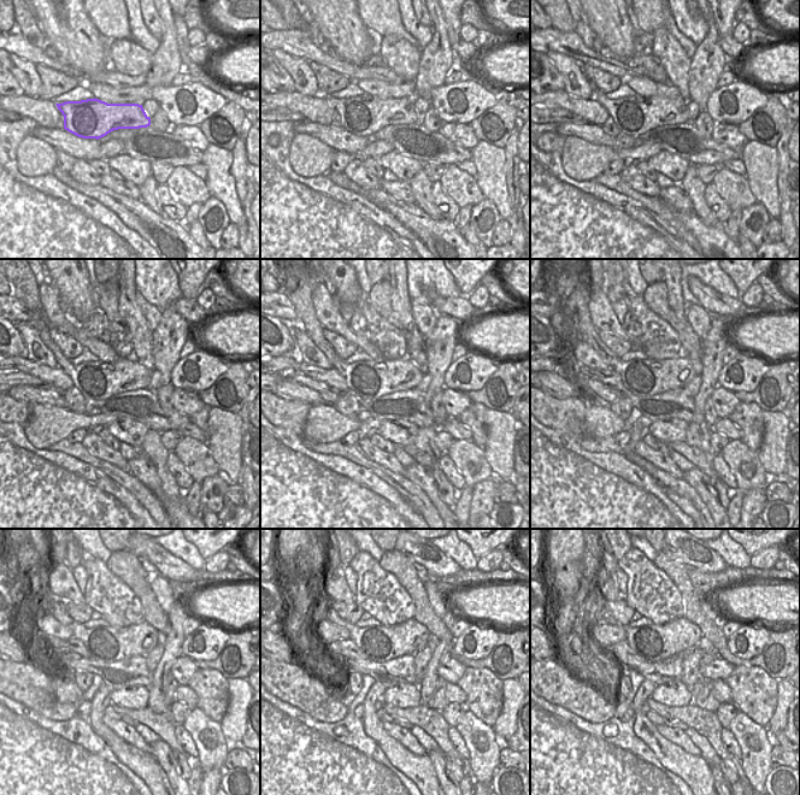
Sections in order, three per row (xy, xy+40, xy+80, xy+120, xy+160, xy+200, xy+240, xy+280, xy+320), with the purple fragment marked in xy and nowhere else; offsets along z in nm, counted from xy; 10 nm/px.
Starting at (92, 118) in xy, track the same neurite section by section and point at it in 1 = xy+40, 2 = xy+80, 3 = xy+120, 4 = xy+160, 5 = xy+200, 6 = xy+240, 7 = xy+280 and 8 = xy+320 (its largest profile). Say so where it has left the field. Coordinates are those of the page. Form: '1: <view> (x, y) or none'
1: xy+40 (365, 115)
2: xy+80 (633, 116)
3: xy+120 (96, 381)
4: xy+160 (370, 378)
5: xy+200 (646, 377)
6: xy+240 (109, 645)
7: xy+280 (381, 643)
8: xy+320 (653, 643)

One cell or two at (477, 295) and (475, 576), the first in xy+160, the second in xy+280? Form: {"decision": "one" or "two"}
{"decision": "two"}

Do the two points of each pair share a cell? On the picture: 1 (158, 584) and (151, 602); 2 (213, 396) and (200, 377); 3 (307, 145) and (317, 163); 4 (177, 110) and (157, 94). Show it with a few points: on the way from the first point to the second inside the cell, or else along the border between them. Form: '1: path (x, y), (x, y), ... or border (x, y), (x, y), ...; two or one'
1: border (148, 583), (158, 605), (166, 614); two
2: border (228, 367), (207, 388), (200, 389), (196, 393); two
3: path (307, 149), (312, 158); one
4: path (172, 105), (162, 94); one

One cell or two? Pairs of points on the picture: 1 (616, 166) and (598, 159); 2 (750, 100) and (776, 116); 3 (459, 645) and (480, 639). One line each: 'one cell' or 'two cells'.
1: two cells
2: two cells
3: one cell

